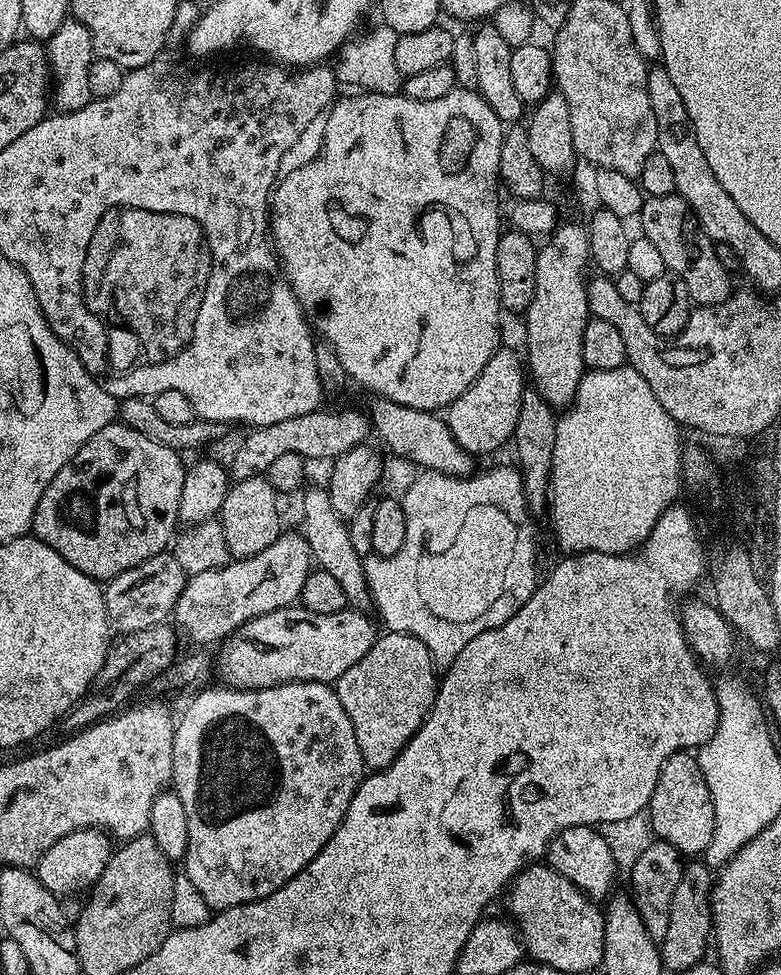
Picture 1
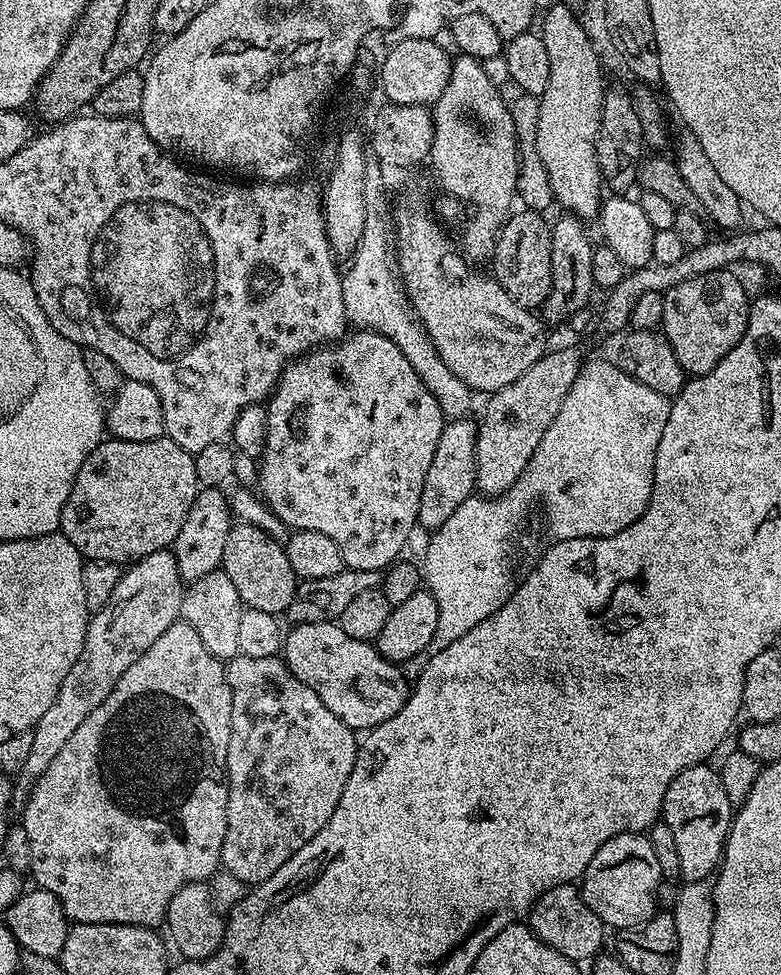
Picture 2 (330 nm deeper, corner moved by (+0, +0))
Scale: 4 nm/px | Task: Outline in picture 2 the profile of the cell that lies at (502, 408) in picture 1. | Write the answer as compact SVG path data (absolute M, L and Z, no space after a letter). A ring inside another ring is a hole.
M471 418L448 420L442 430L442 438L438 438L438 450L434 450L434 462L430 462L430 470L426 470L426 482L422 482L422 498L418 502L418 524L421 529L435 530L440 528L462 502L477 491L476 487L476 430L477 421Z

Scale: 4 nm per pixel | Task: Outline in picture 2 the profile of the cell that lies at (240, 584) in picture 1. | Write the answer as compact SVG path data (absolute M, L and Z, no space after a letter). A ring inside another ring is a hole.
M177 622L118 678L110 698L70 734L70 742L58 750L58 758L42 778L36 780L30 798L22 813L22 826L30 842L32 862L30 872L36 875L35 883L54 894L62 902L64 913L69 921L78 924L133 924L139 928L155 929L165 923L170 906L170 898L187 884L199 884L211 881L221 867L220 855L222 842L226 838L226 802L228 801L228 768L226 750L230 746L230 710L232 709L232 691L226 679L225 665L214 654L202 646L202 638L194 634L189 624Z

